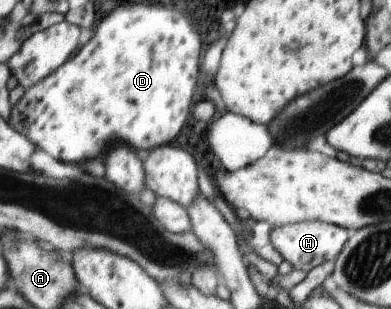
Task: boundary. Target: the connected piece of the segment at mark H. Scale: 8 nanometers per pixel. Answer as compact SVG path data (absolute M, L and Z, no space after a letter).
M303 221L273 227L269 237L272 247L282 256L283 263L288 263L293 269L306 273L317 265L324 264L325 261L334 260L345 247L349 233L347 229L321 221Z

